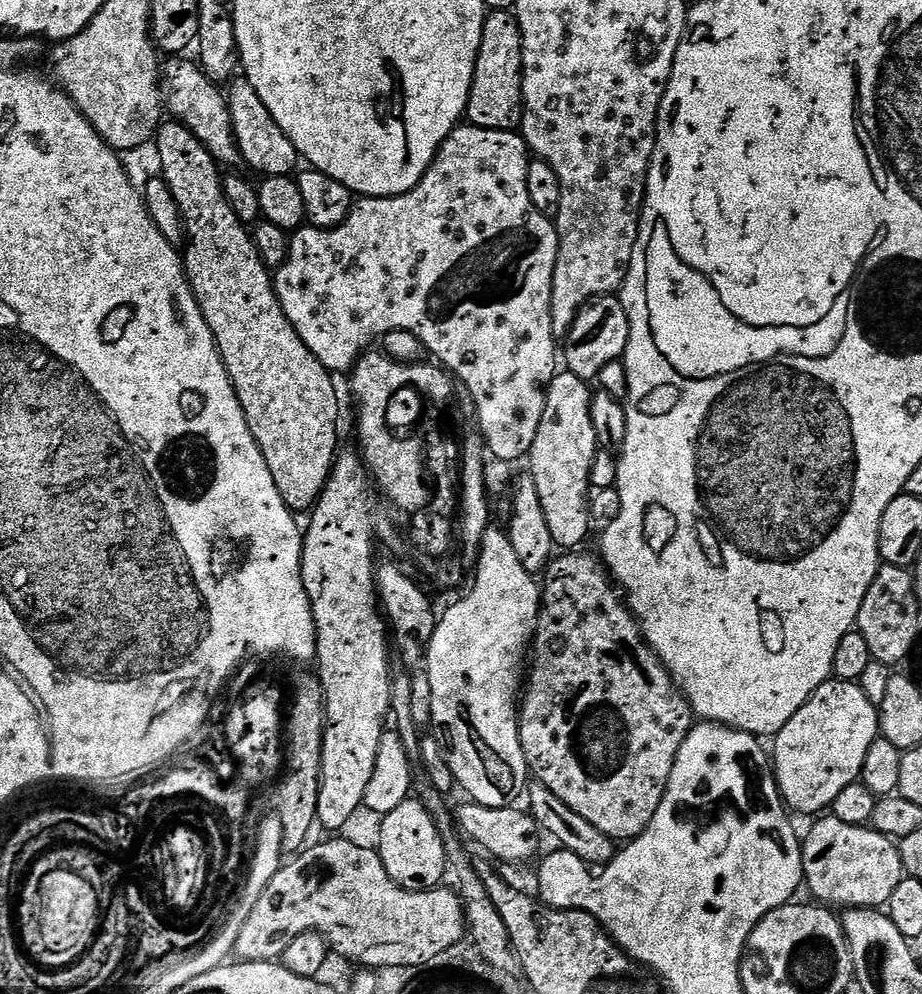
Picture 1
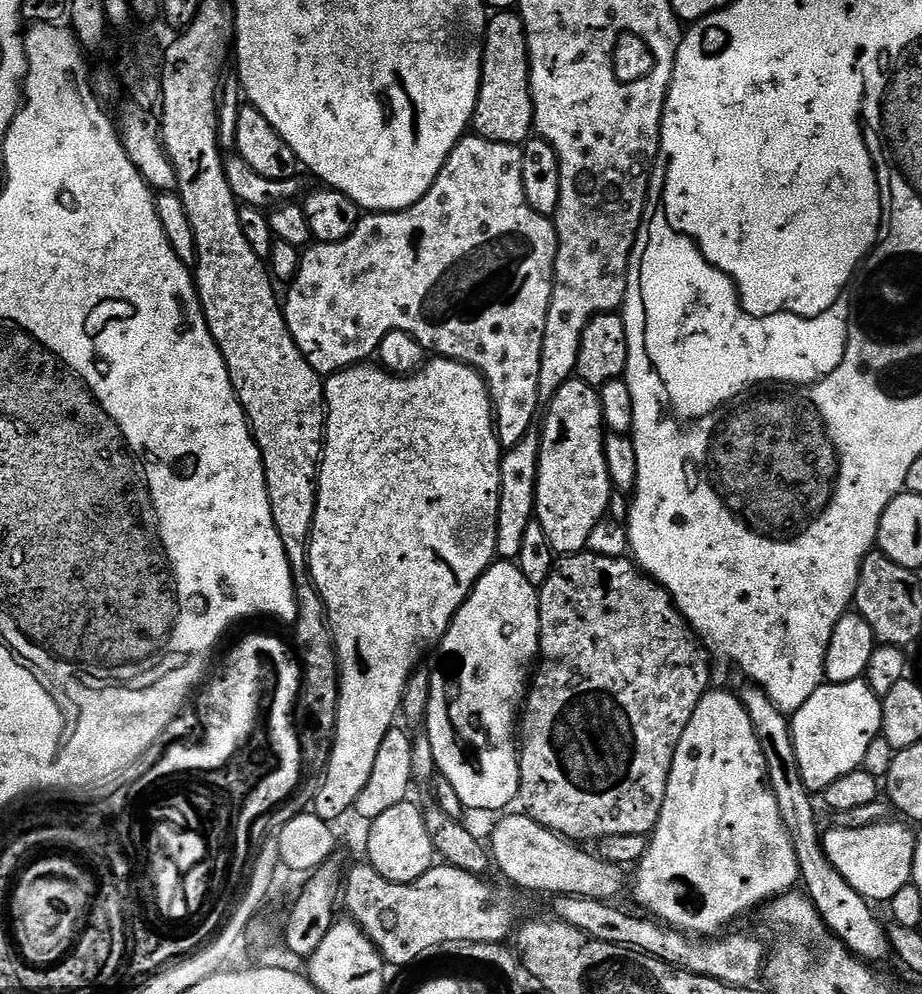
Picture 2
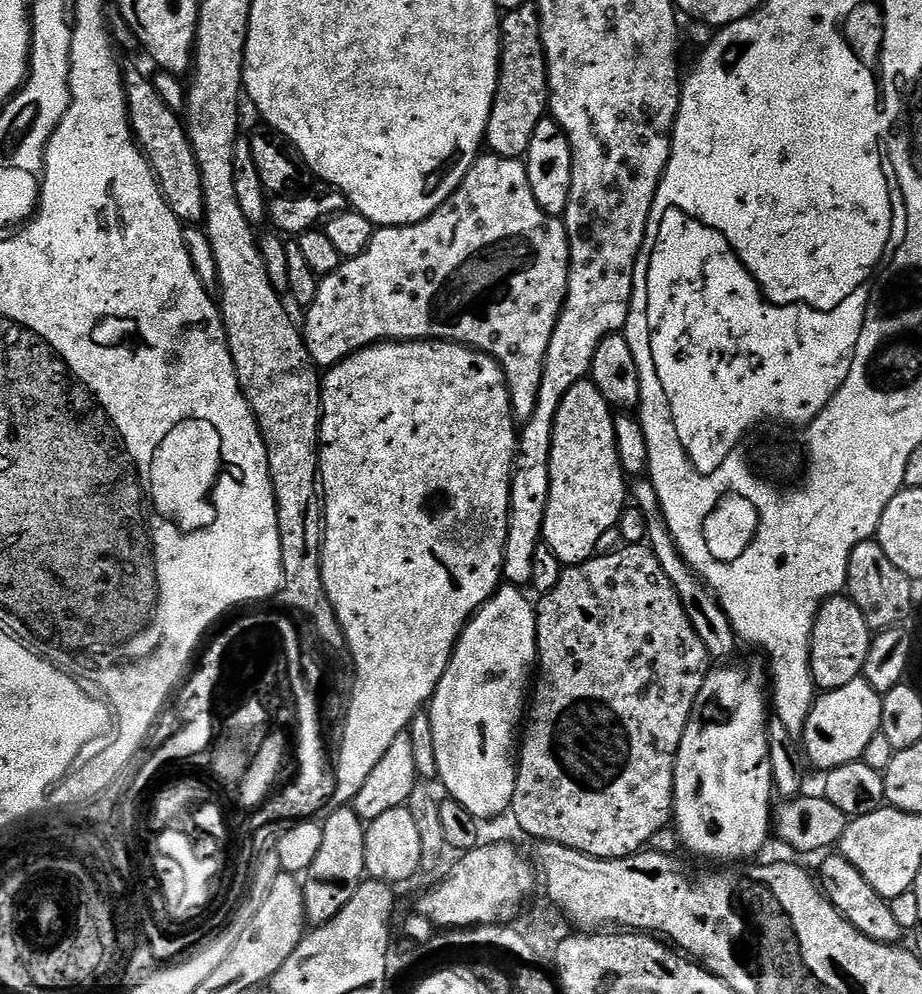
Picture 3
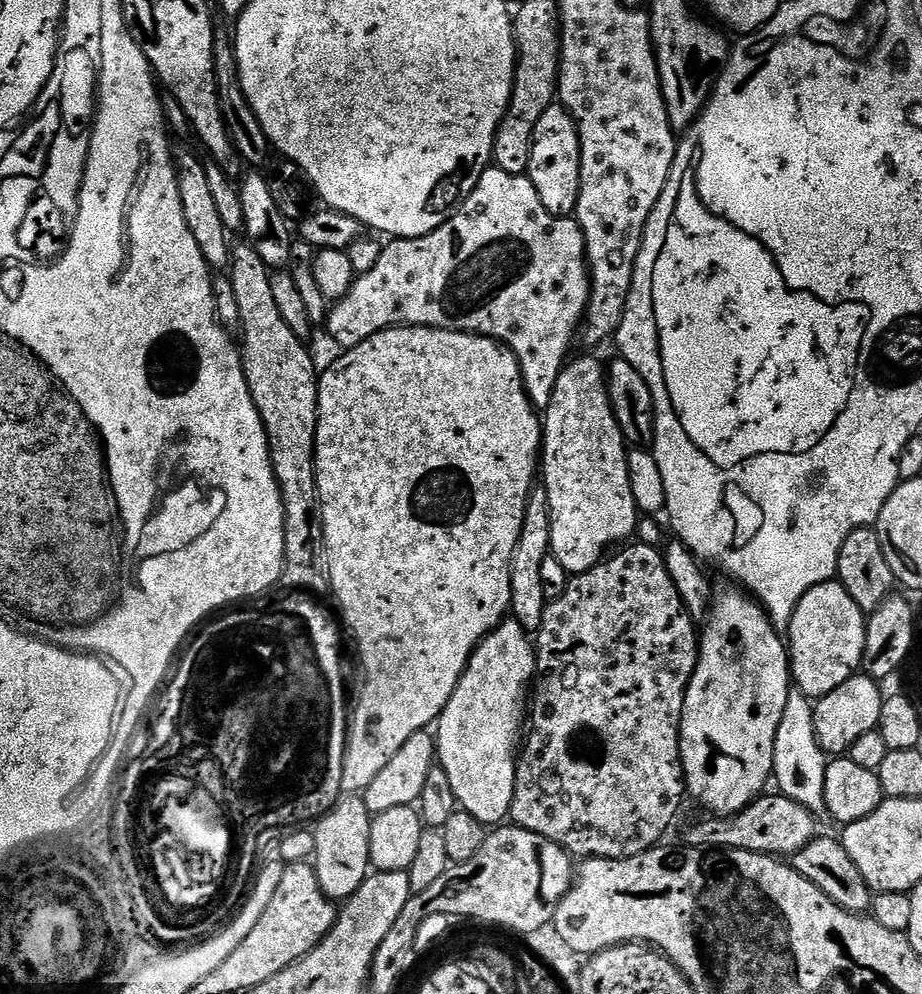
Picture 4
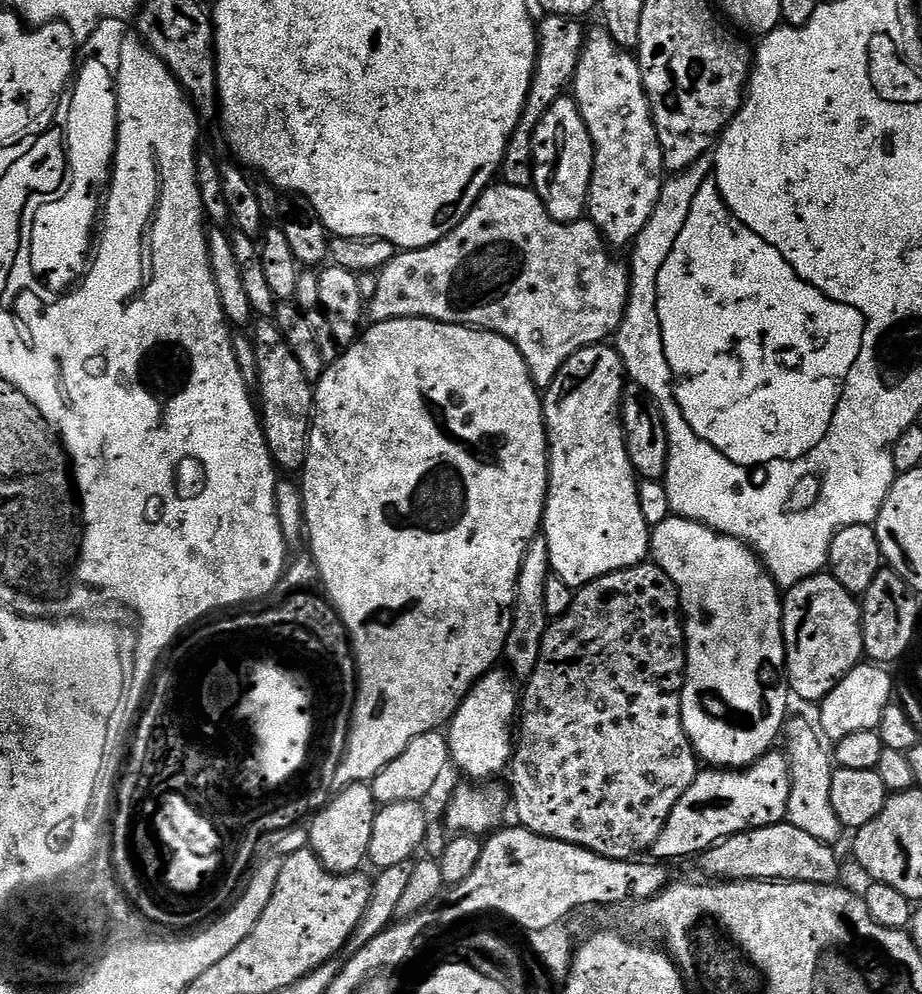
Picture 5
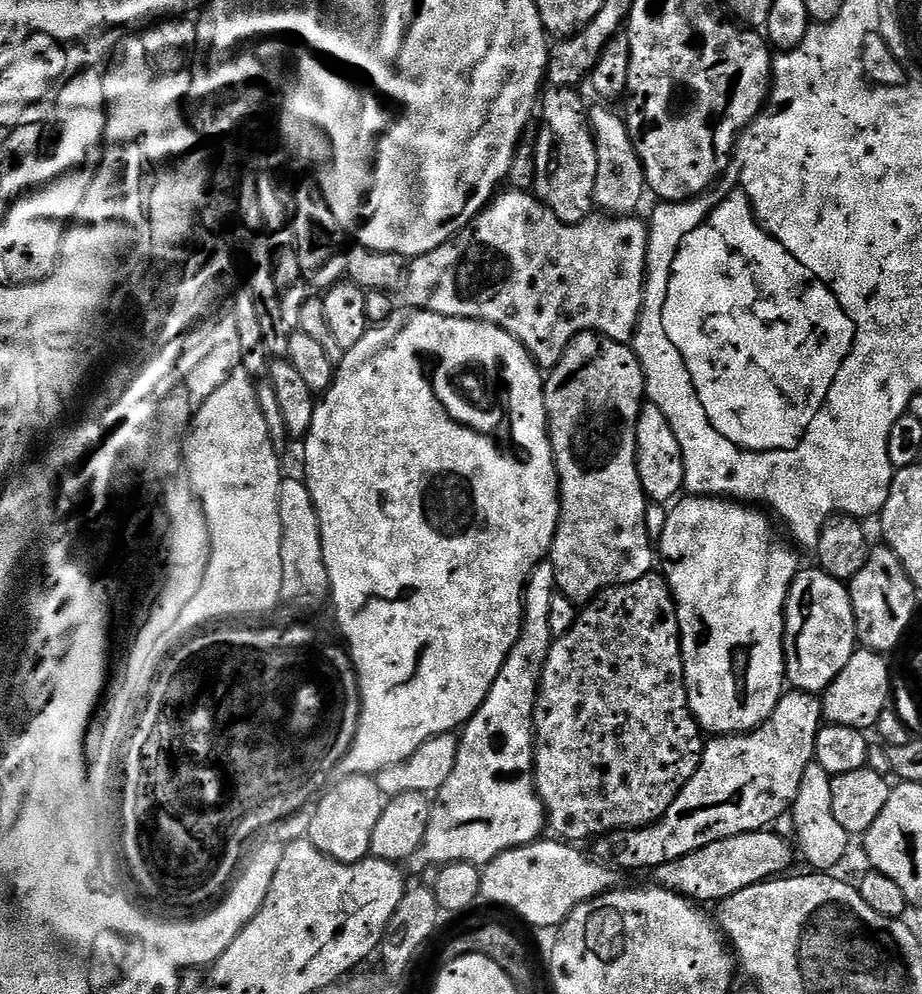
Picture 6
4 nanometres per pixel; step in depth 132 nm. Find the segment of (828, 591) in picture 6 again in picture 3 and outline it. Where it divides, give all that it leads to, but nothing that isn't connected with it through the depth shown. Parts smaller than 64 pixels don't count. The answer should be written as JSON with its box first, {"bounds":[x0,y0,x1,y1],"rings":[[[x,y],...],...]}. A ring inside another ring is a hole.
{"bounds":[810,595,873,692],"rings":[[[847,595],[832,596],[822,604],[816,615],[810,646],[810,670],[817,689],[829,692],[838,686],[846,686],[846,682],[861,679],[873,639],[866,618],[862,618],[862,610],[858,610]]]}

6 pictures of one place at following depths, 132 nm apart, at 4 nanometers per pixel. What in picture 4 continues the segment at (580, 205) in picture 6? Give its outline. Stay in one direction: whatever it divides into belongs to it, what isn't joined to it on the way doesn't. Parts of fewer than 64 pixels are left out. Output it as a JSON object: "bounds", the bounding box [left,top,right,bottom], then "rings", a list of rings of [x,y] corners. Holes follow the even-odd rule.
{"bounds":[526,103,580,217],"rings":[[[559,103],[549,106],[546,114],[538,118],[538,126],[534,126],[530,166],[526,175],[534,190],[538,190],[542,206],[546,206],[550,214],[571,217],[575,213],[580,193],[580,139],[572,115]]]}

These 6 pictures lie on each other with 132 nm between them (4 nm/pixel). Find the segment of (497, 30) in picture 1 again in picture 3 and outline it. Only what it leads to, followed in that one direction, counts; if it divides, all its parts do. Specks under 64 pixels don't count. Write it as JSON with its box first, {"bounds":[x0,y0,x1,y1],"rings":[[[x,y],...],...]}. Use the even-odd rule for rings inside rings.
{"bounds":[484,2,548,160],"rings":[[[526,2],[521,8],[507,9],[500,22],[500,73],[490,118],[484,131],[487,151],[491,155],[511,160],[527,157],[530,138],[534,138],[538,122],[545,120],[548,111],[548,67],[540,34],[540,15],[536,12],[535,3]]]}

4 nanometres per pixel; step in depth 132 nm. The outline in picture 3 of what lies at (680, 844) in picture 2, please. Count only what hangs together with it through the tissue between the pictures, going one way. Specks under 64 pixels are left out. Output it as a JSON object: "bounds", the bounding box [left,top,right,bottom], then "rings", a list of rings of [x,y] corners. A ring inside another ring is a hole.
{"bounds":[672,666,774,862],"rings":[[[732,666],[713,667],[706,682],[702,682],[702,690],[698,690],[694,710],[676,755],[672,811],[674,827],[685,849],[688,847],[694,855],[705,856],[708,860],[744,862],[763,850],[774,824],[774,789],[768,757],[770,700],[766,695],[765,681],[764,684],[760,681],[758,673],[728,667]]]}

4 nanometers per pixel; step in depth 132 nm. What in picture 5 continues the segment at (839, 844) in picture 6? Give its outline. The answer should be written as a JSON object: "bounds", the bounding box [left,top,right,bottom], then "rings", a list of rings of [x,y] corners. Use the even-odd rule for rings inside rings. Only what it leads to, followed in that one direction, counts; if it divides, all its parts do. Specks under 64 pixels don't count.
{"bounds":[786,718,842,845],"rings":[[[795,718],[789,719],[786,724],[786,755],[792,775],[786,820],[787,823],[798,826],[798,830],[806,830],[806,834],[811,834],[813,838],[835,845],[840,832],[842,833],[842,825],[830,803],[830,778],[834,771],[834,760],[829,749],[828,752],[824,749],[825,741],[821,733],[813,725],[812,728],[806,721]]]}

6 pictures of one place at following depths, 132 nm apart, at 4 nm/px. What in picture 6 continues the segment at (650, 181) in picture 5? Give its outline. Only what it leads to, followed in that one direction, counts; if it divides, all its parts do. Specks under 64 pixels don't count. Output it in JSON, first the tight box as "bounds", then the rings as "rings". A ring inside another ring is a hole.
{"bounds":[591,112,649,216],"rings":[[[616,112],[591,113],[593,131],[600,150],[600,174],[596,179],[596,203],[605,213],[618,216],[636,216],[644,192],[649,191],[648,178],[644,173],[644,163],[640,160],[637,141],[632,141],[628,124]]]}

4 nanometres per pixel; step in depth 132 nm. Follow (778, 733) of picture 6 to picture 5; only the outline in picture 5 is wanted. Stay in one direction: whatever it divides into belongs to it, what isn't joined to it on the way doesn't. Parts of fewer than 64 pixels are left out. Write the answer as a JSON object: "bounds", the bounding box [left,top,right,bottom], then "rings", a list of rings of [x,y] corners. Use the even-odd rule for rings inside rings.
{"bounds":[651,751,790,862],"rings":[[[783,751],[767,752],[746,770],[704,770],[678,798],[678,806],[666,818],[662,834],[653,842],[651,855],[660,862],[684,860],[687,856],[699,857],[707,848],[721,840],[737,836],[749,828],[765,828],[781,823],[787,817],[790,802],[790,766]]]}

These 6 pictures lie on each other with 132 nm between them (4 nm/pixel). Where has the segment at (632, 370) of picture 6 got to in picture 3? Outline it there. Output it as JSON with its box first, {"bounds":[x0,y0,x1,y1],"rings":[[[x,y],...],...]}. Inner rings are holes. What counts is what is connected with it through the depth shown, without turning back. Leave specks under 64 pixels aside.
{"bounds":[543,379,626,566],"rings":[[[591,379],[580,380],[570,386],[554,418],[550,502],[546,506],[543,543],[558,554],[565,566],[591,560],[597,555],[600,539],[619,525],[625,507],[626,475],[615,444],[613,409],[608,407],[606,398],[602,398]]]}

